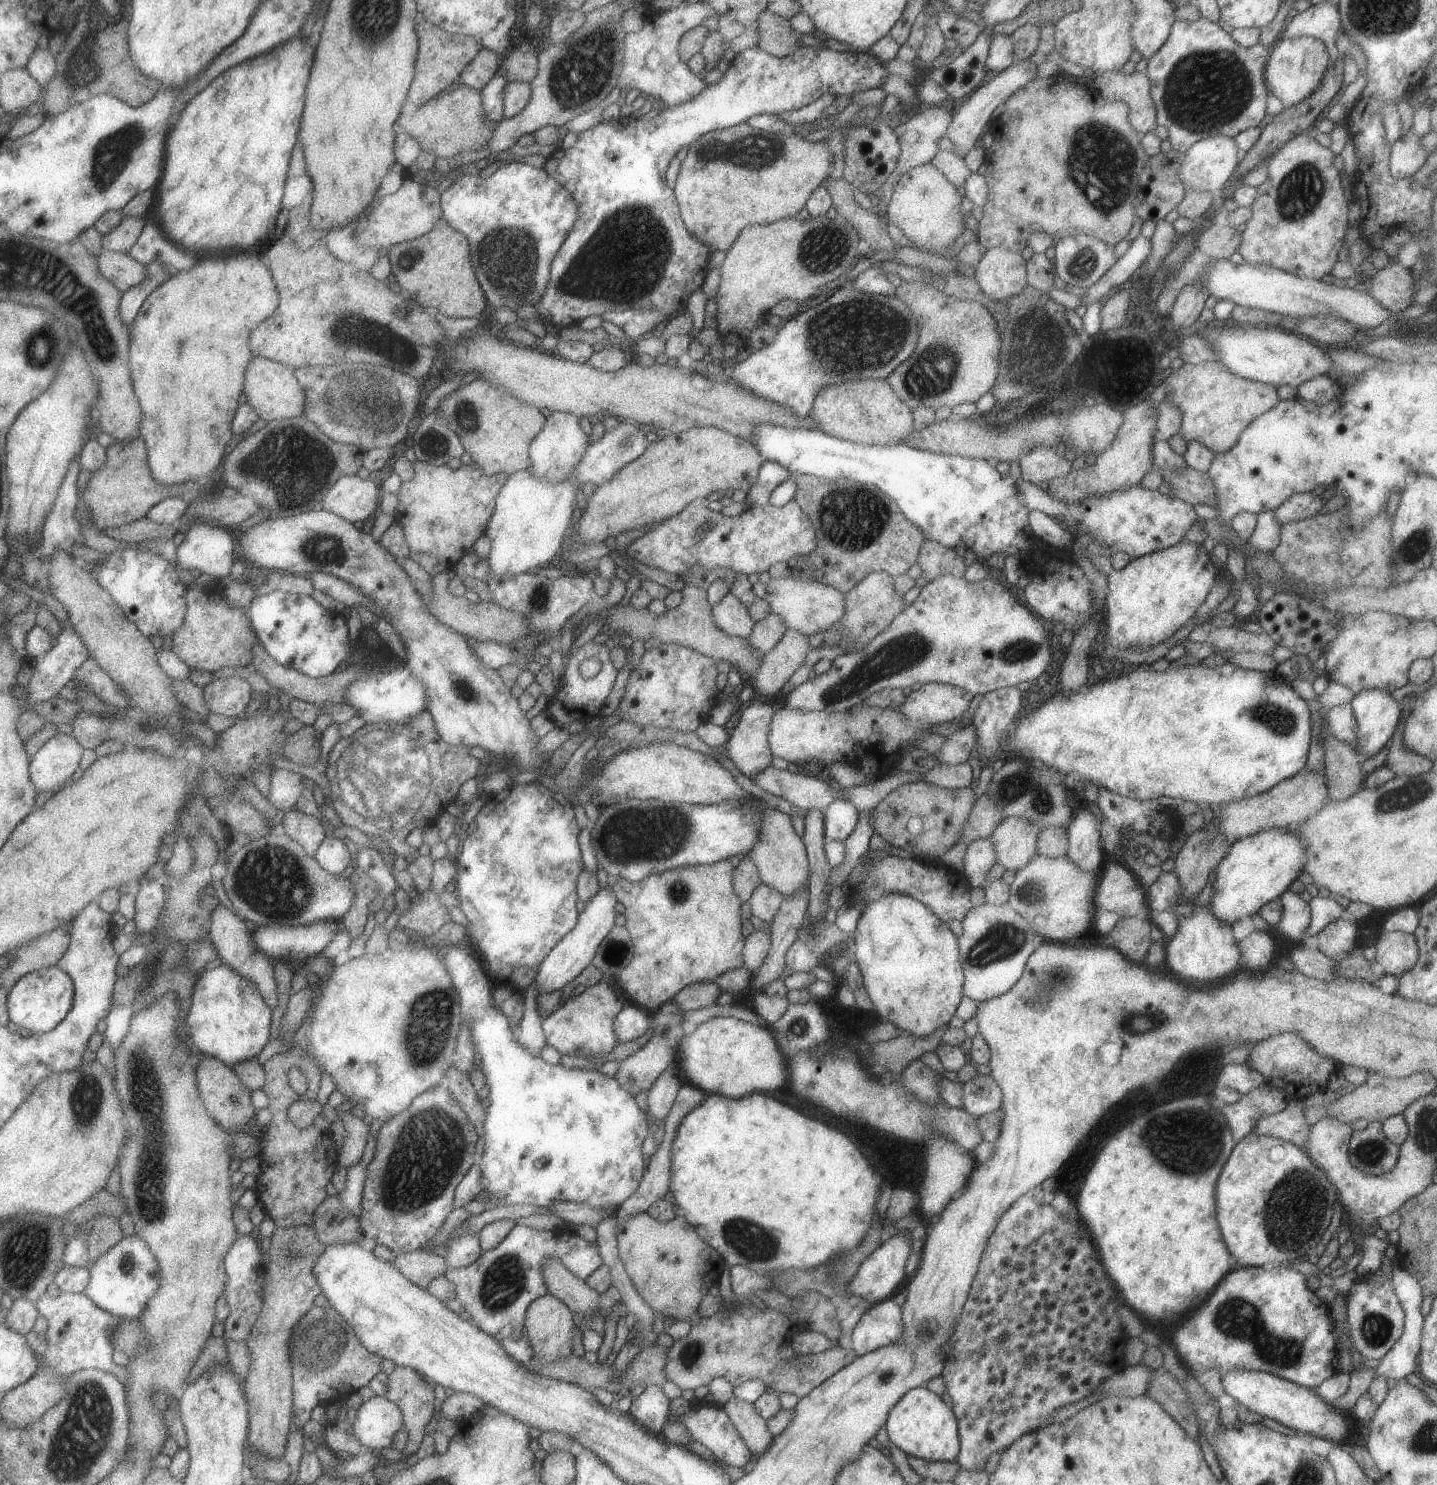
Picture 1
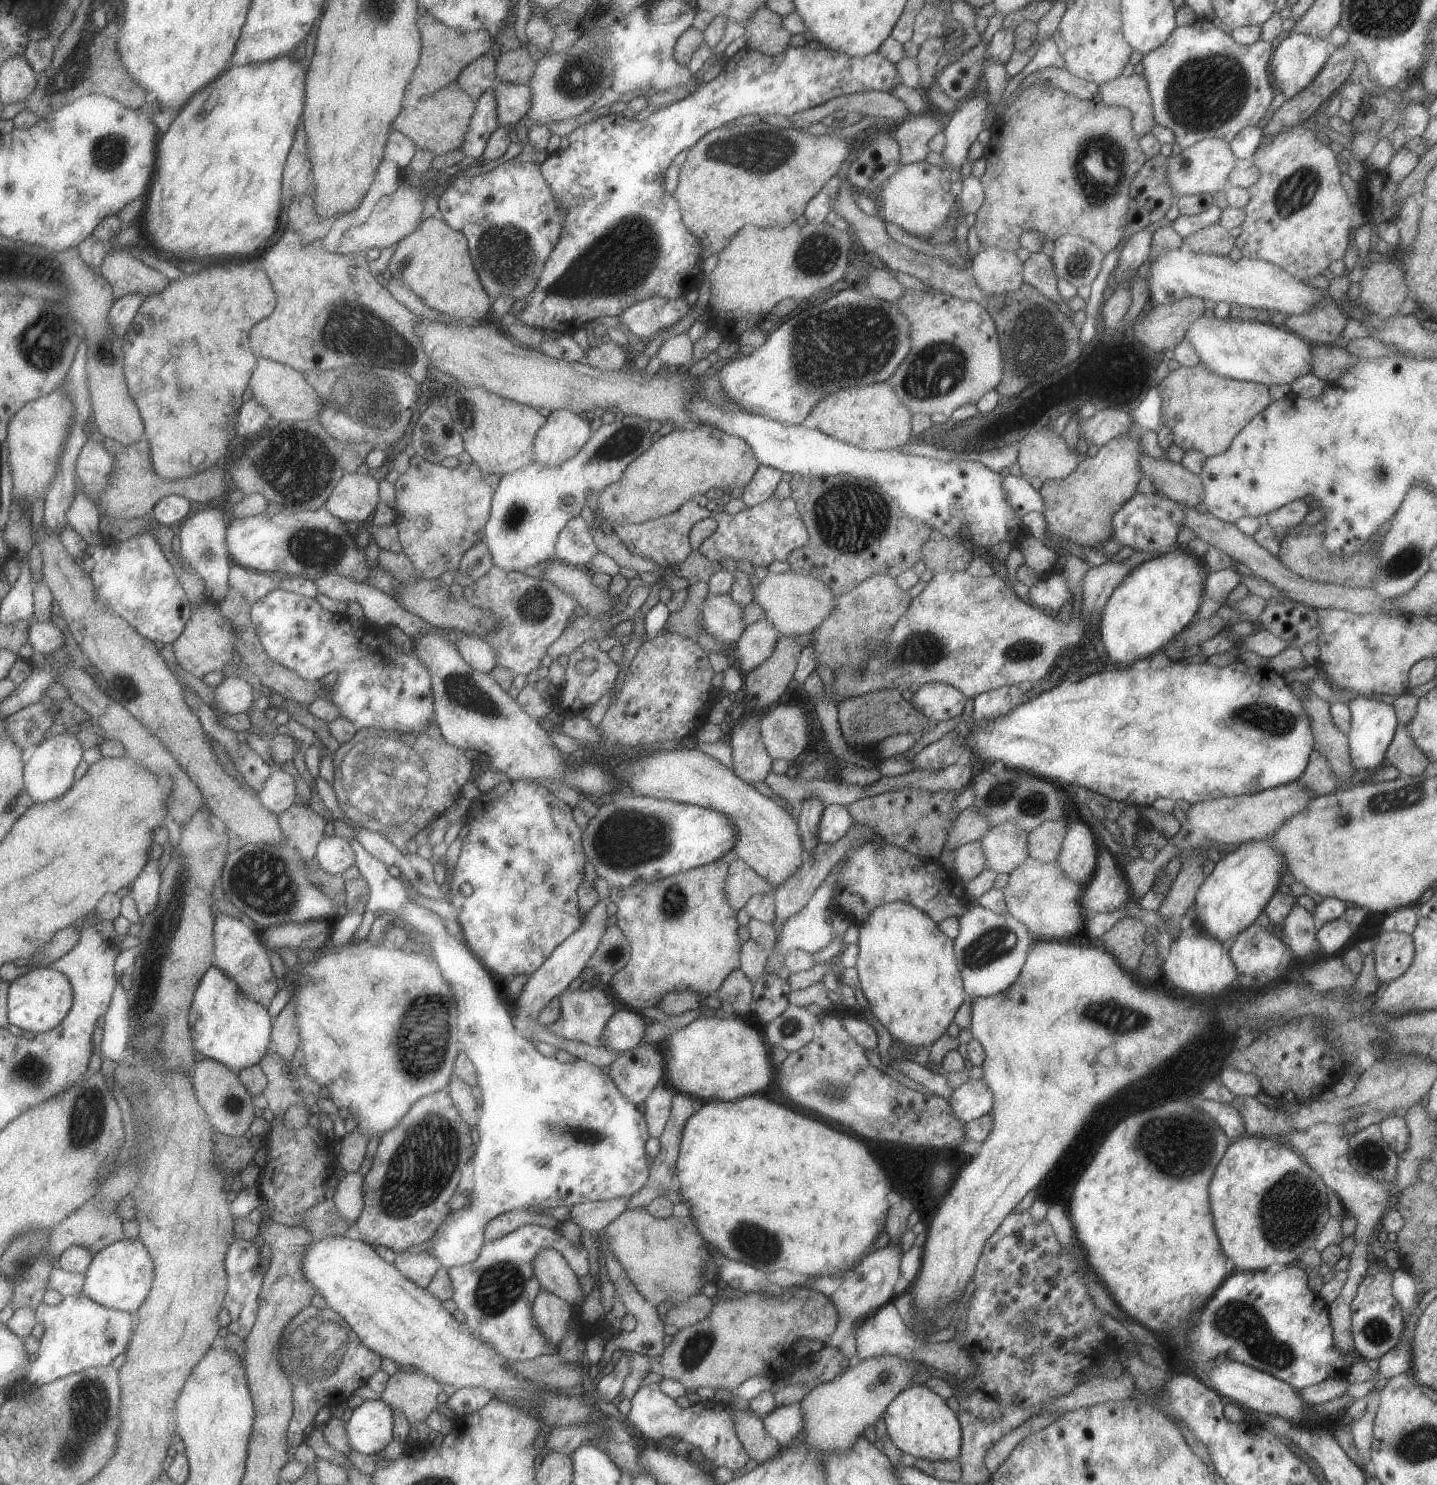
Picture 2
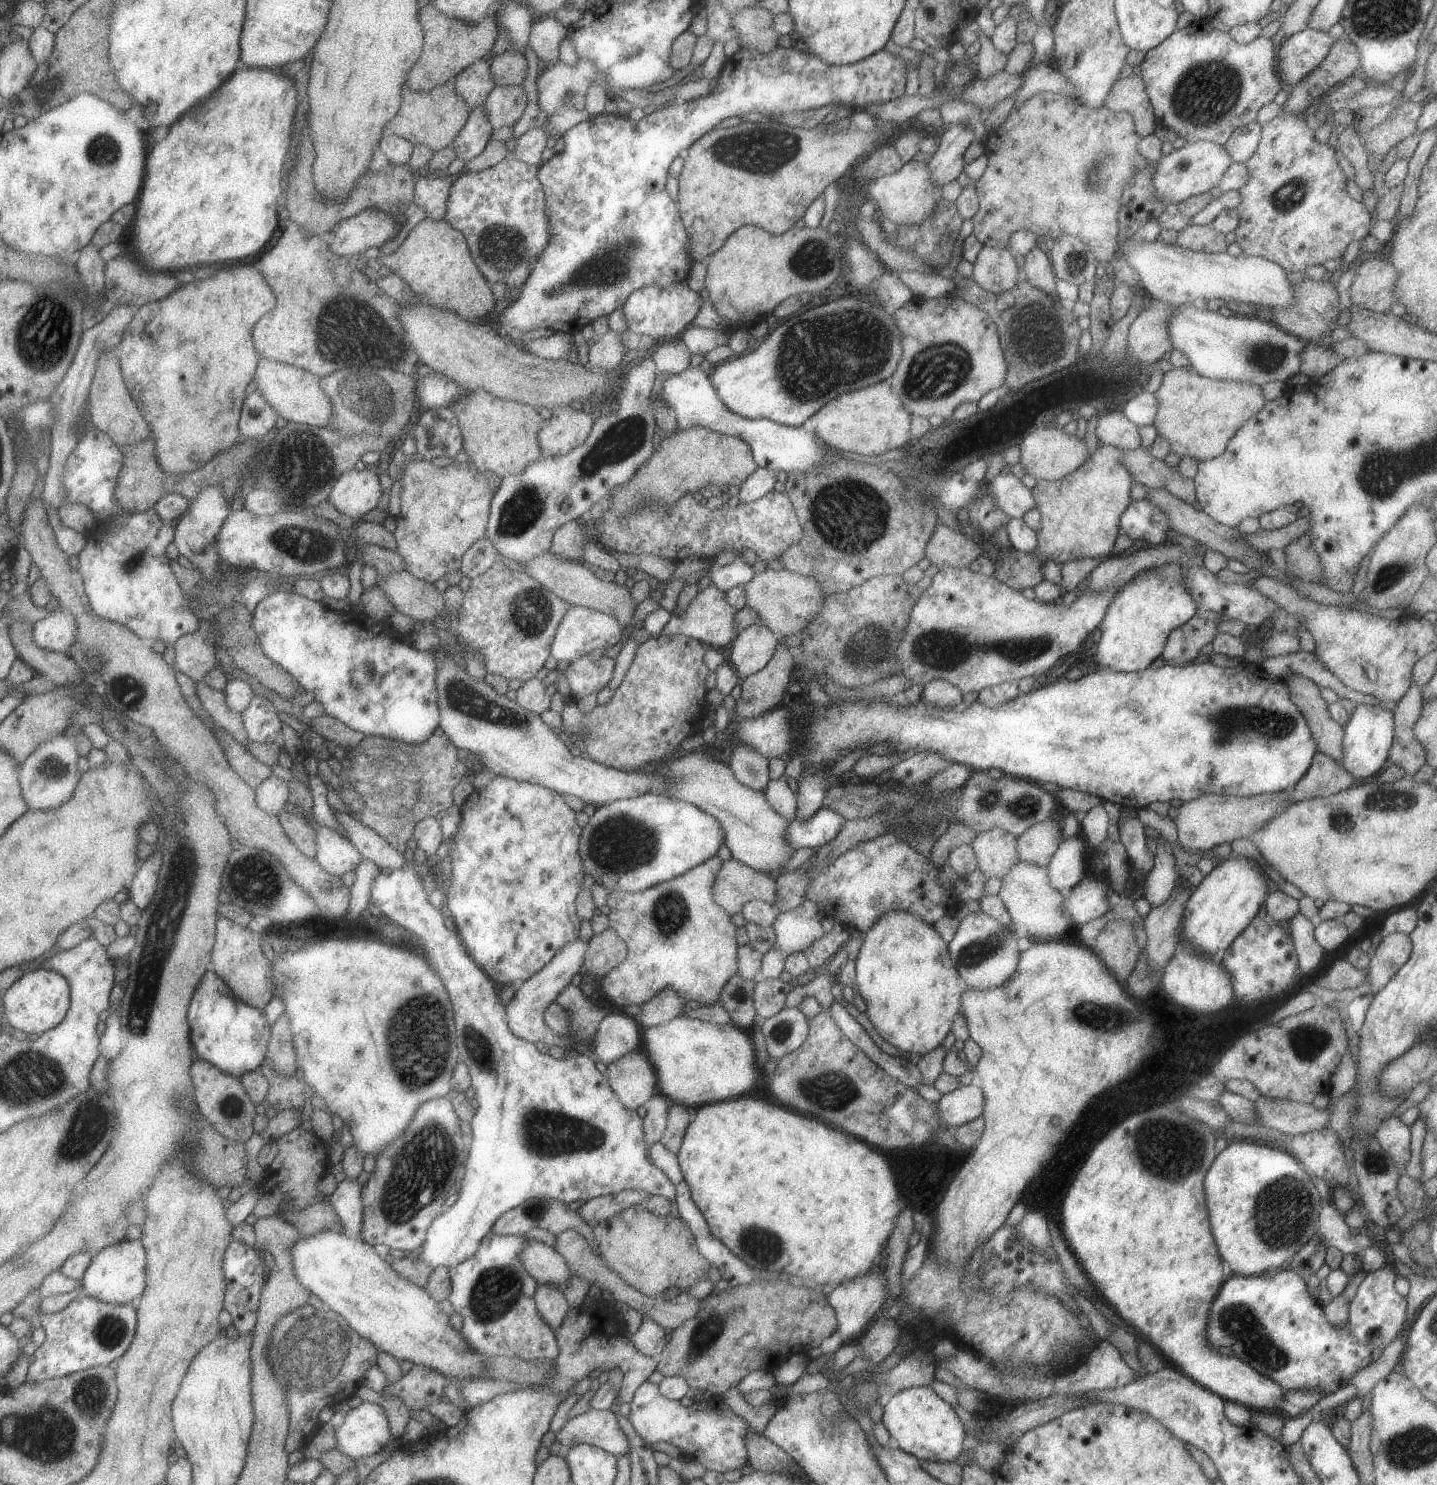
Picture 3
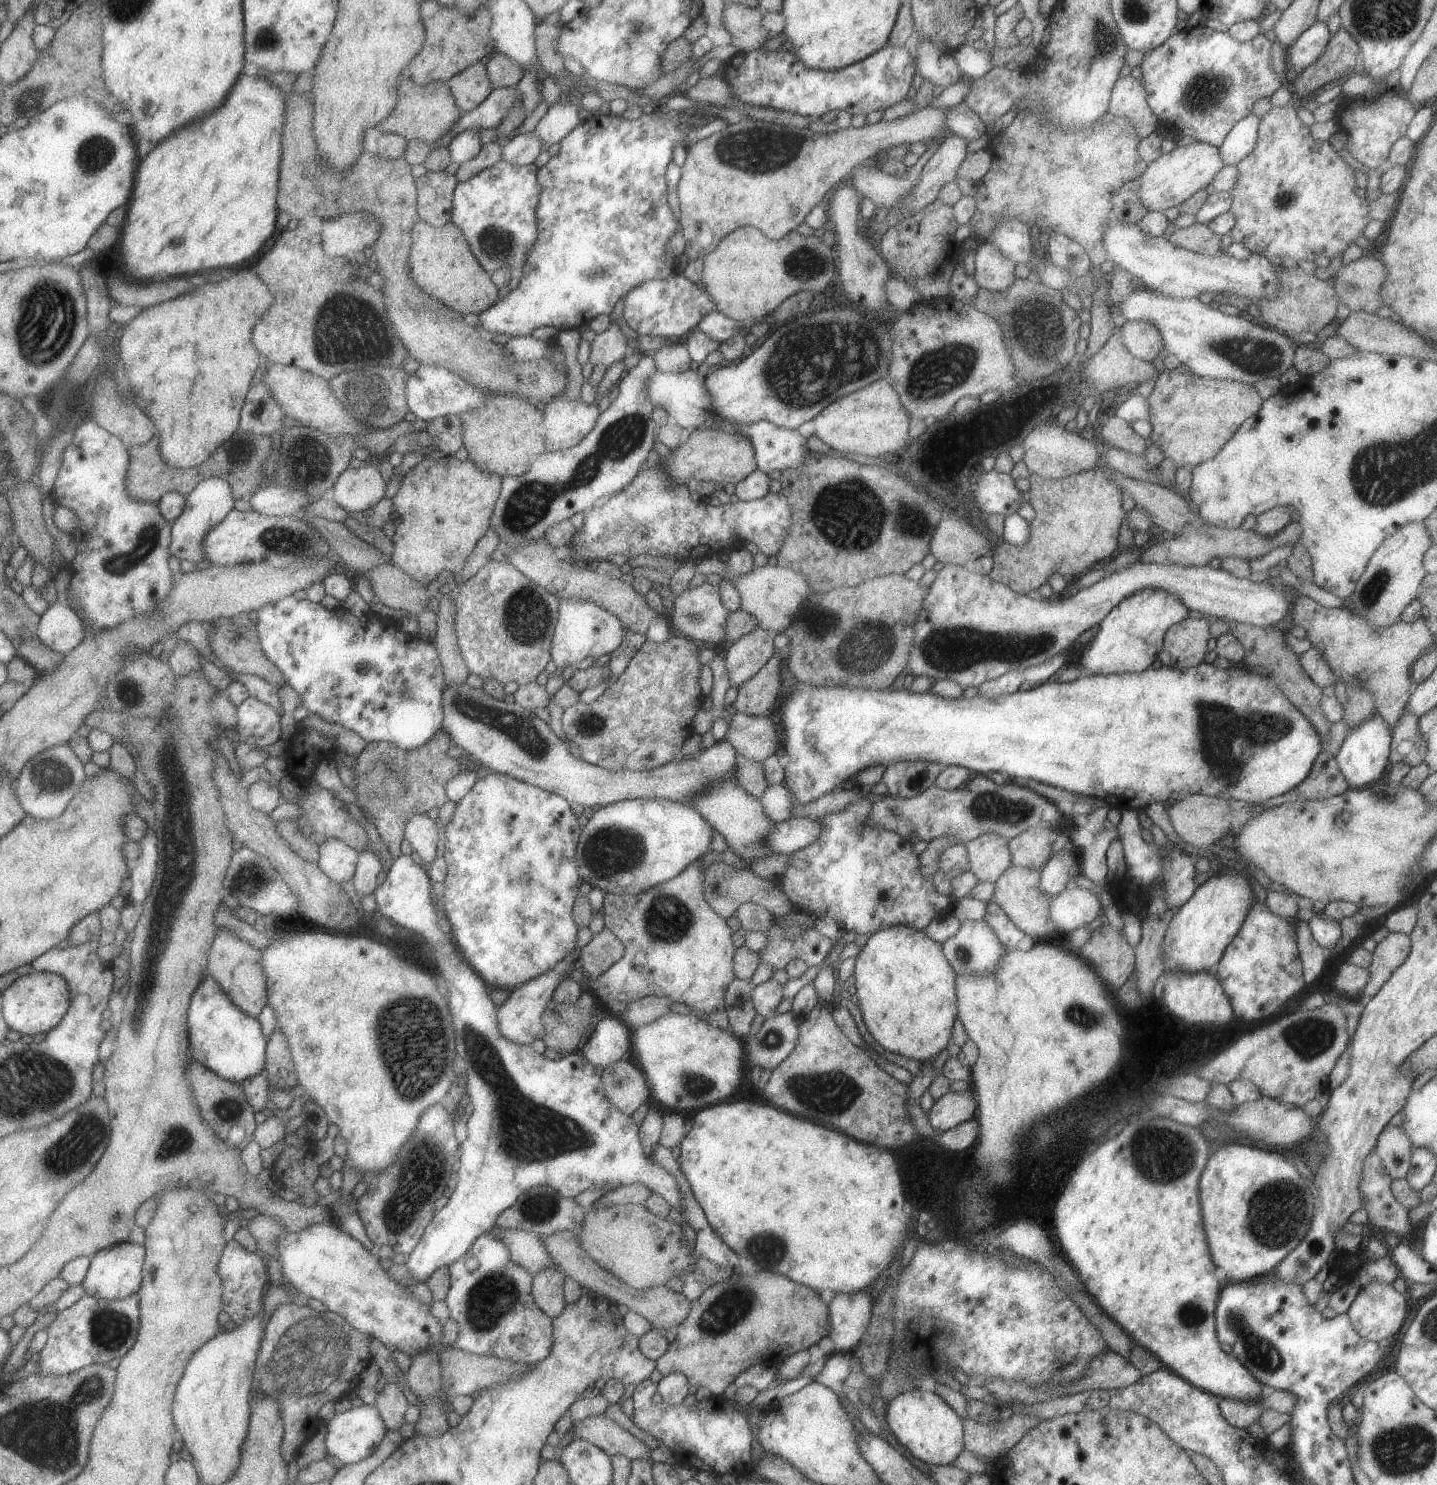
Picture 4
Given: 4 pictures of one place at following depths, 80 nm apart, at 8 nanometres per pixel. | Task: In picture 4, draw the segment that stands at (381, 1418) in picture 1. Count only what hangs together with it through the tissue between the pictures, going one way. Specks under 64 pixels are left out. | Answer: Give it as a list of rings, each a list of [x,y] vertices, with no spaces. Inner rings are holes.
[[[371,1405],[352,1407],[347,1412],[335,1414],[327,1420],[326,1428],[327,1434],[323,1444],[325,1444],[327,1457],[341,1467],[360,1462],[373,1454],[383,1440],[386,1430],[381,1416]]]

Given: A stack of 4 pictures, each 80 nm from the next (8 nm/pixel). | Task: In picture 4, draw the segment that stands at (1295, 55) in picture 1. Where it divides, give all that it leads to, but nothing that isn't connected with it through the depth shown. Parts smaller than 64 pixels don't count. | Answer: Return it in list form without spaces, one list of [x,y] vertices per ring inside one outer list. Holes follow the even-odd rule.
[[[1314,22],[1304,32],[1301,32],[1295,42],[1284,48],[1287,70],[1292,73],[1299,73],[1309,64],[1313,64],[1325,50],[1327,42],[1331,38],[1327,24]]]

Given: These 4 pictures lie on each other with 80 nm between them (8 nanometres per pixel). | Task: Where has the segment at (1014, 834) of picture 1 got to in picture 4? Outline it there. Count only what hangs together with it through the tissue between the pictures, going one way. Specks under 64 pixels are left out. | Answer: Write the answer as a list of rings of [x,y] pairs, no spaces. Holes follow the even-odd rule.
[[[983,834],[965,844],[969,871],[978,882],[995,882],[1011,865],[1007,840],[997,834]]]

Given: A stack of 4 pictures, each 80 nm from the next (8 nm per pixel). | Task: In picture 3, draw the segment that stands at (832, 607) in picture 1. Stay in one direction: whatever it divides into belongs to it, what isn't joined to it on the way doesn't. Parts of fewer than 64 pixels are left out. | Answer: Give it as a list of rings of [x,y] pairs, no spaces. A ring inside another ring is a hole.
[[[765,568],[755,573],[743,586],[745,592],[745,606],[751,608],[758,616],[759,621],[771,630],[777,637],[784,637],[800,633],[803,626],[819,613],[824,594],[821,594],[816,580],[797,572],[781,569],[778,571]]]

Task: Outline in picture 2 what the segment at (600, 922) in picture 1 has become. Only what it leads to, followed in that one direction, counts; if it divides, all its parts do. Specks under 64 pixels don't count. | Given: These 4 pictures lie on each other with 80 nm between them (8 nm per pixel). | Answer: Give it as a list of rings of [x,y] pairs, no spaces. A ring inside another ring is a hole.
[[[598,900],[587,910],[583,915],[581,924],[571,936],[567,936],[553,952],[547,957],[547,960],[532,972],[527,982],[521,988],[519,996],[512,1002],[510,1008],[510,1015],[512,1016],[511,1022],[515,1032],[519,1033],[519,1036],[525,1038],[531,1043],[545,1042],[545,1044],[551,1044],[556,1049],[565,1050],[571,1056],[575,1056],[576,1059],[588,1062],[589,1064],[598,1066],[609,1066],[618,1056],[618,1052],[607,1047],[592,1047],[585,1043],[577,1041],[565,1040],[553,1032],[549,1032],[549,1028],[543,1024],[537,1022],[537,1016],[539,1016],[539,1010],[549,1004],[549,1000],[558,997],[563,990],[567,989],[571,980],[579,977],[581,971],[586,968],[587,960],[591,958],[593,950],[597,948],[603,932],[605,932],[605,923],[607,922],[607,912],[605,907],[607,903],[603,900]]]

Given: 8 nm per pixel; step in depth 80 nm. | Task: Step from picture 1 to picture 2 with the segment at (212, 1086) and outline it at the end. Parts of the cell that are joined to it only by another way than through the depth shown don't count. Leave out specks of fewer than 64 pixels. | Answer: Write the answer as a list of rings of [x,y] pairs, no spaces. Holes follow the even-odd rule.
[[[199,1057],[194,1066],[192,1081],[197,1098],[205,1108],[214,1128],[229,1138],[243,1136],[245,1130],[249,1128],[249,1124],[253,1122],[255,1108],[251,1104],[250,1092],[247,1092],[238,1075],[217,1060]]]

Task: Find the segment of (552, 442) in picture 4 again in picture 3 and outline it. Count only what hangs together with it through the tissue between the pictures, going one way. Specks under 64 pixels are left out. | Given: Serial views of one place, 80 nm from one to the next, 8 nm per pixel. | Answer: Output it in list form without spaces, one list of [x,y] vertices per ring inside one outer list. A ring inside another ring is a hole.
[[[553,407],[551,417],[537,435],[540,456],[548,458],[562,455],[583,444],[593,425],[589,411]]]

